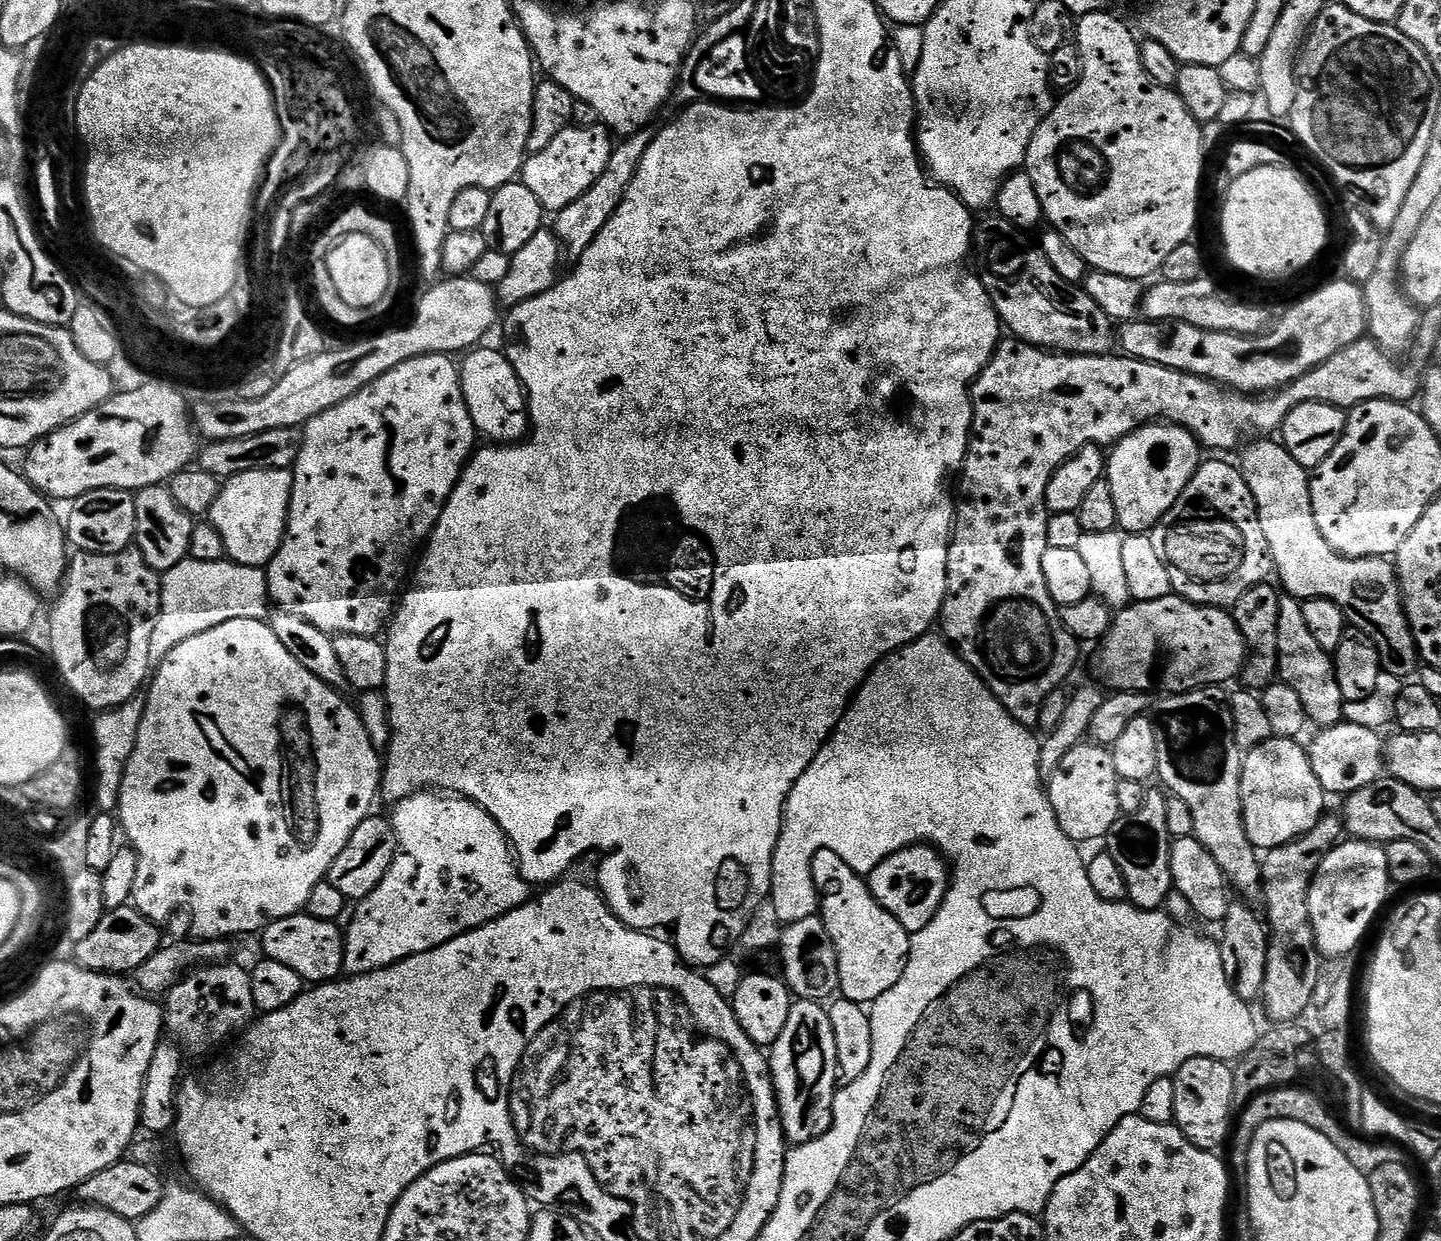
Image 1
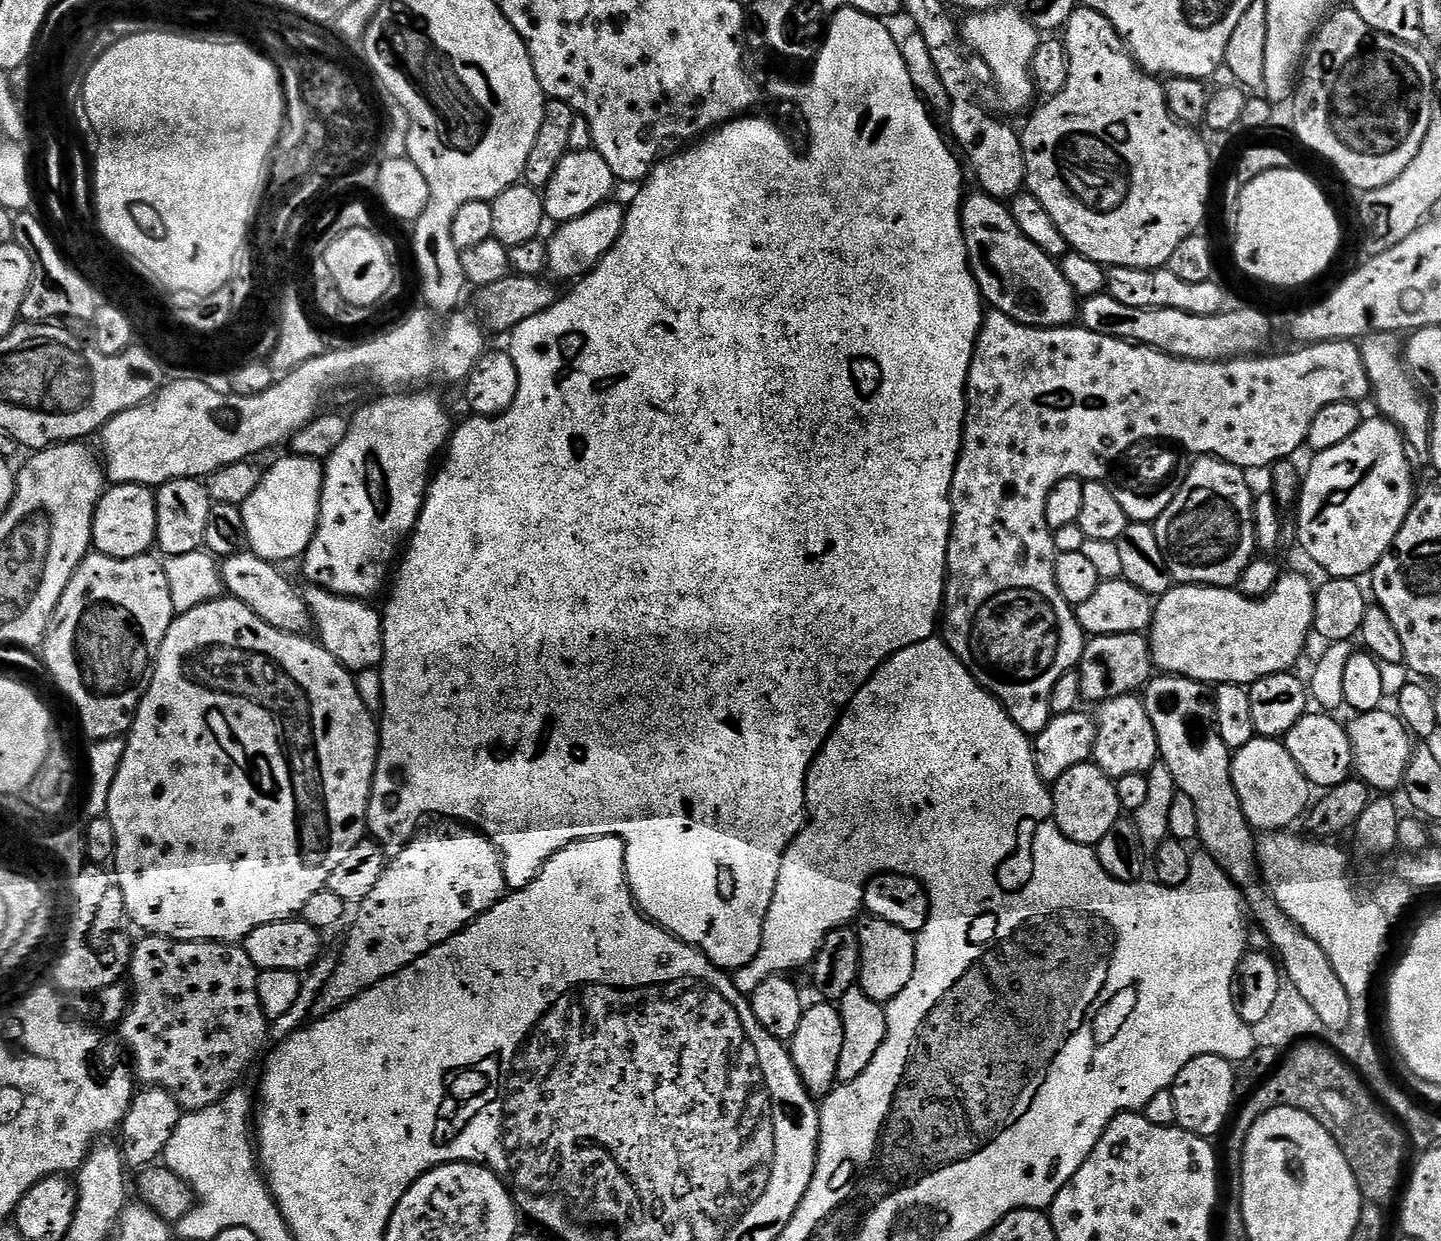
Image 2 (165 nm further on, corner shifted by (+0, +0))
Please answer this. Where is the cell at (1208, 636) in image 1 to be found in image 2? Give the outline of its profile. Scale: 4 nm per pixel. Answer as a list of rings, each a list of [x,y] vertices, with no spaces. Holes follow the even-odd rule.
[[[1296,572],[1281,575],[1272,593],[1261,600],[1246,598],[1235,587],[1173,586],[1154,604],[1152,663],[1161,673],[1199,680],[1205,686],[1251,686],[1263,676],[1296,668],[1314,632],[1315,601],[1314,584]]]

